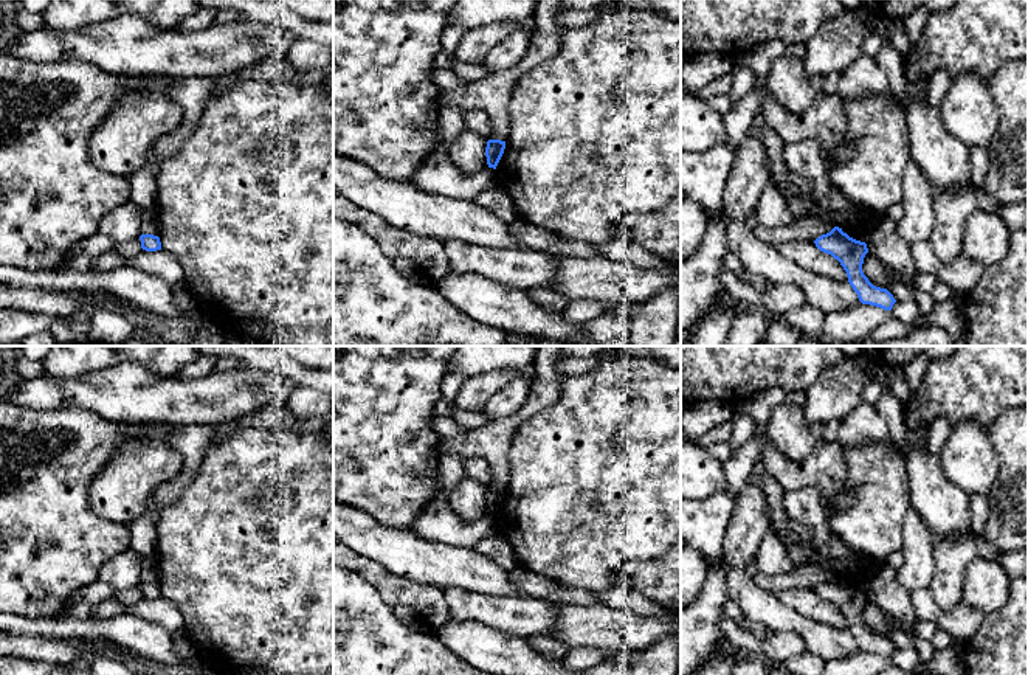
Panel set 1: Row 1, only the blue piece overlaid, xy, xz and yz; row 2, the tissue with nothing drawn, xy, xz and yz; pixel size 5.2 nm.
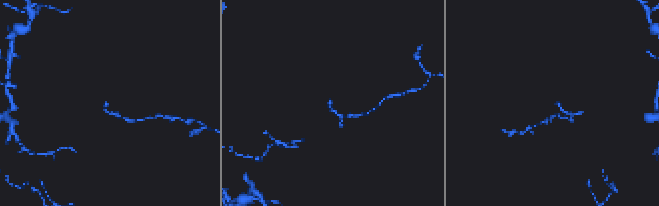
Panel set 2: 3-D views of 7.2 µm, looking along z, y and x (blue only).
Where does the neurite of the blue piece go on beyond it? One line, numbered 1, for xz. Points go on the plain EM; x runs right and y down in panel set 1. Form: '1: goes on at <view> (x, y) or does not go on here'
1: does not go on here

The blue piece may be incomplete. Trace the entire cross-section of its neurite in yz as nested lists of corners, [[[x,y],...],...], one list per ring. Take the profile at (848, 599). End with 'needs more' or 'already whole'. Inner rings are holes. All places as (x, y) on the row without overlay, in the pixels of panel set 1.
[[[834,574],[830,580],[814,588],[816,594],[831,602],[847,619],[848,630],[857,641],[862,652],[892,658],[896,647],[887,636],[873,633],[862,619],[864,605],[868,601],[867,591],[850,585],[842,576]]] | already whole

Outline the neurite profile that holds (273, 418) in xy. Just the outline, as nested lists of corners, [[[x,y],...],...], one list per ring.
[[[267,407],[259,413],[242,416],[237,422],[237,427],[239,430],[251,427],[268,427],[268,428],[291,430],[298,433],[319,433],[332,421],[333,413],[321,417],[296,421],[295,417],[290,417],[284,410],[279,410],[276,407]]]

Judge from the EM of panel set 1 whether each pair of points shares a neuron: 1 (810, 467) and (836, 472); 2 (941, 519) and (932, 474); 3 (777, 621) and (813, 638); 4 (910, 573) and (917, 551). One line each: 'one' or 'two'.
1: one
2: one
3: one
4: one

